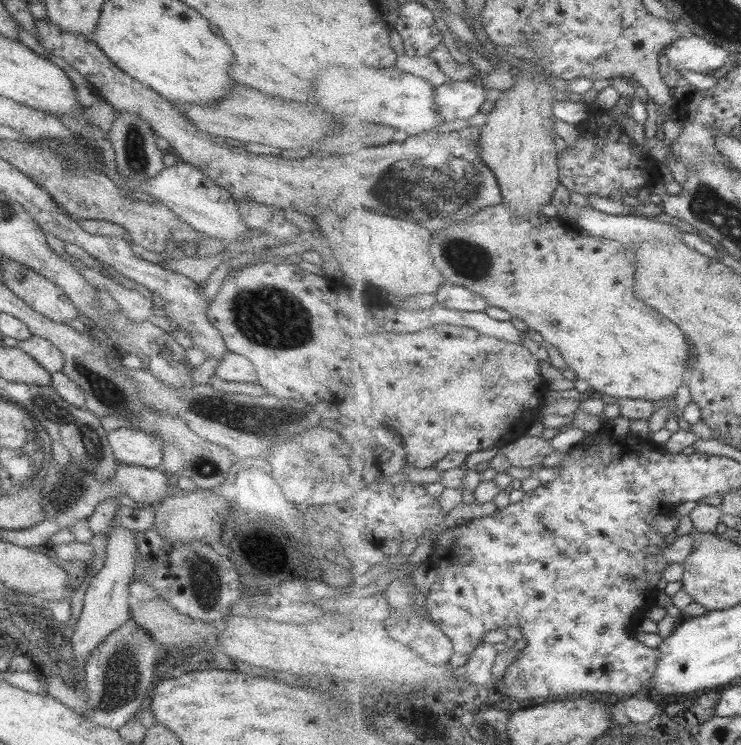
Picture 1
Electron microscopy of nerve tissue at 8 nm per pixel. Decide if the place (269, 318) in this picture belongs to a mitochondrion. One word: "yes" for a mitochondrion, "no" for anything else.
yes

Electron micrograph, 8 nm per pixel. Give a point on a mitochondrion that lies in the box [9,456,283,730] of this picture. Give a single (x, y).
(123, 671)

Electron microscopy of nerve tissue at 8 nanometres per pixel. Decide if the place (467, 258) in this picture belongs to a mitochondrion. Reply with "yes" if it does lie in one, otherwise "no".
yes

